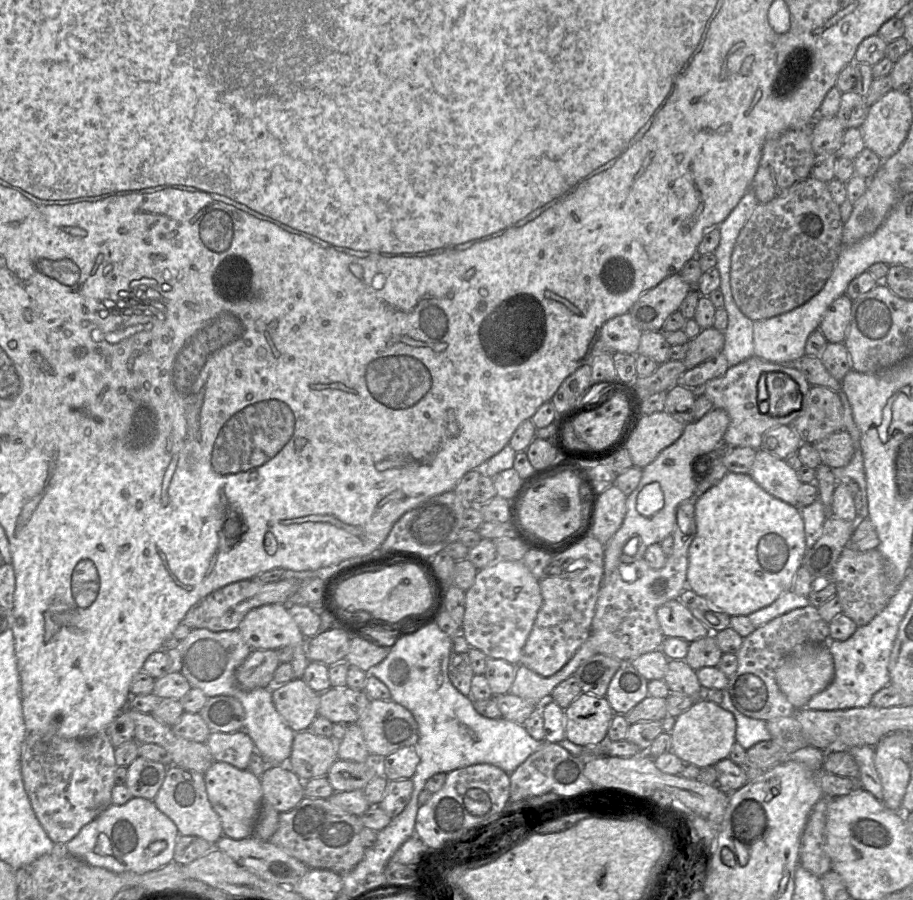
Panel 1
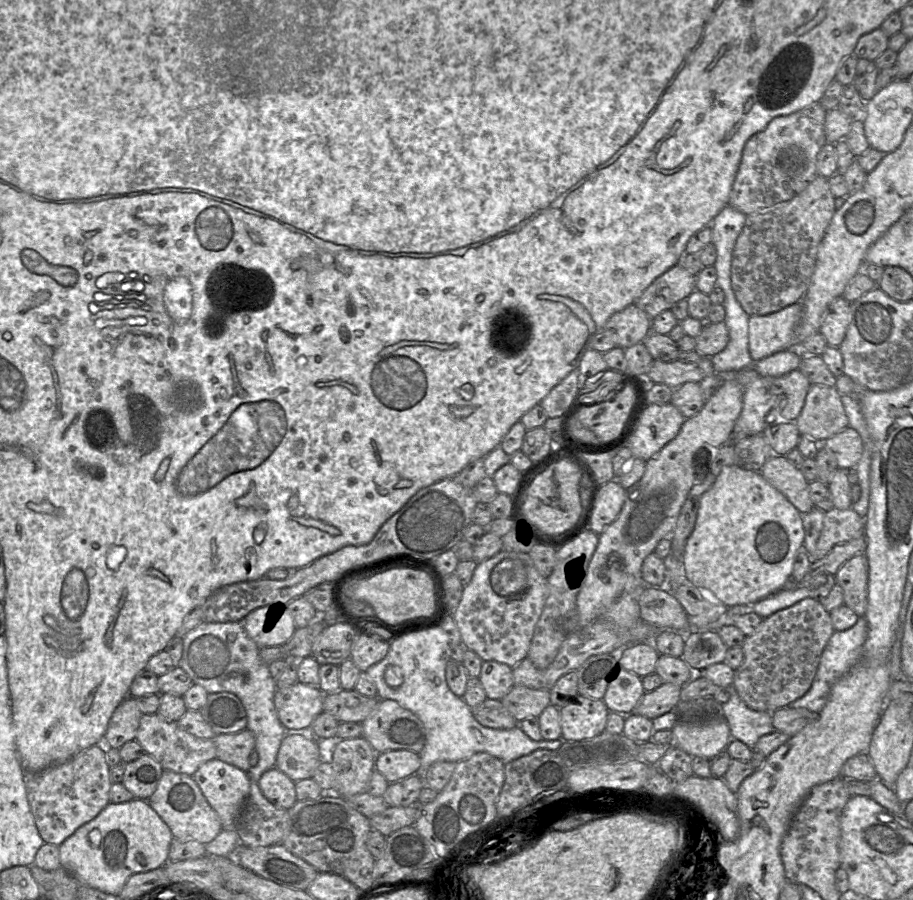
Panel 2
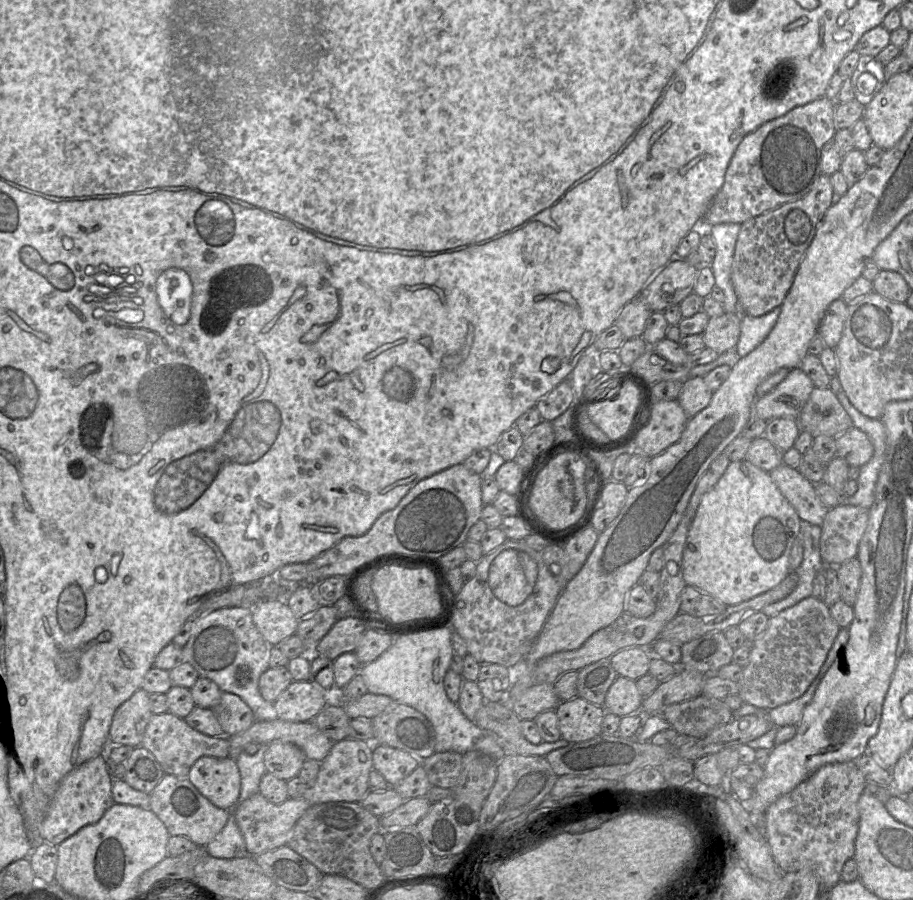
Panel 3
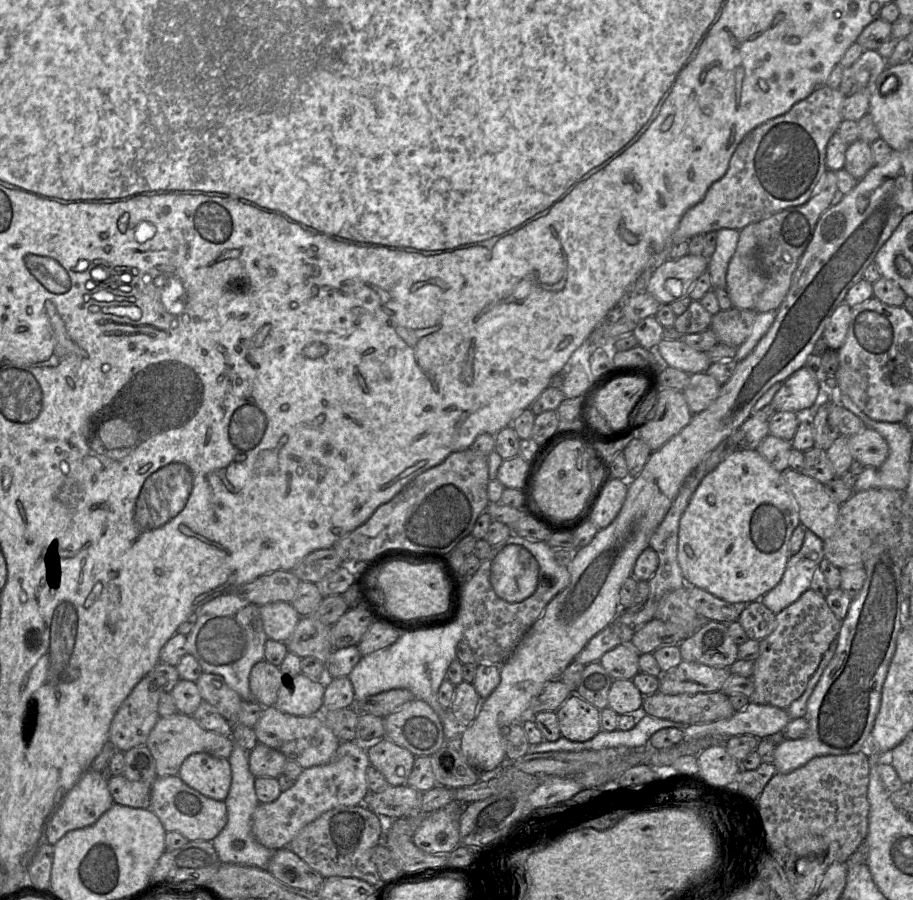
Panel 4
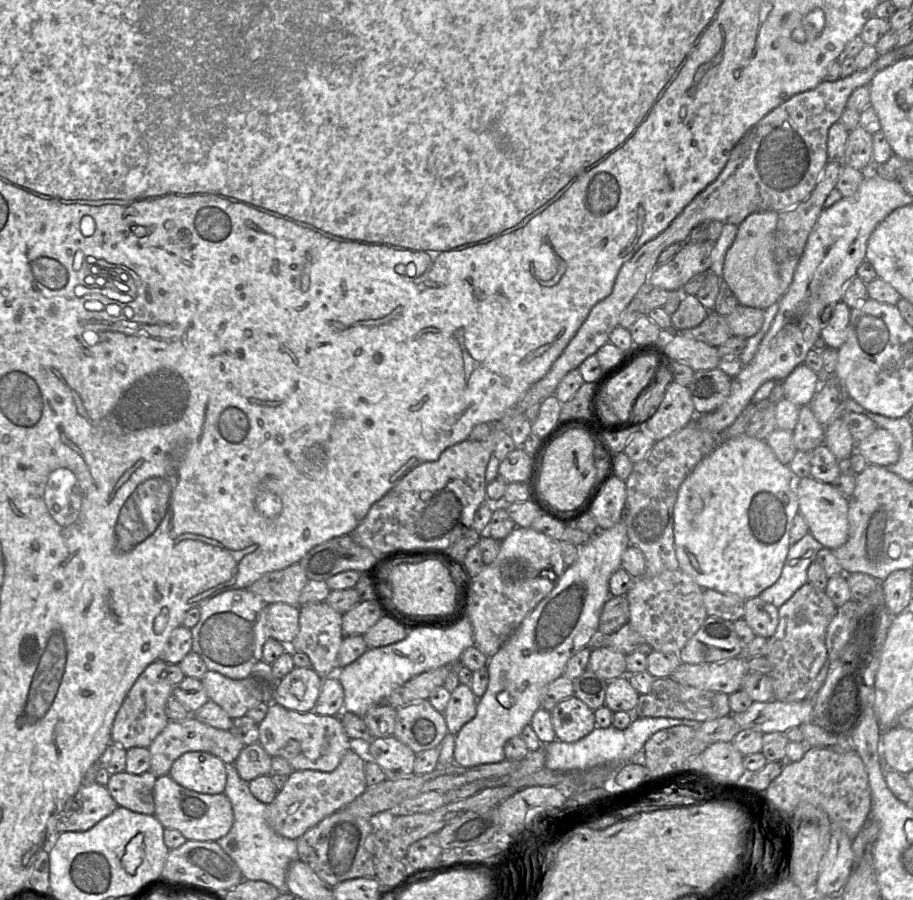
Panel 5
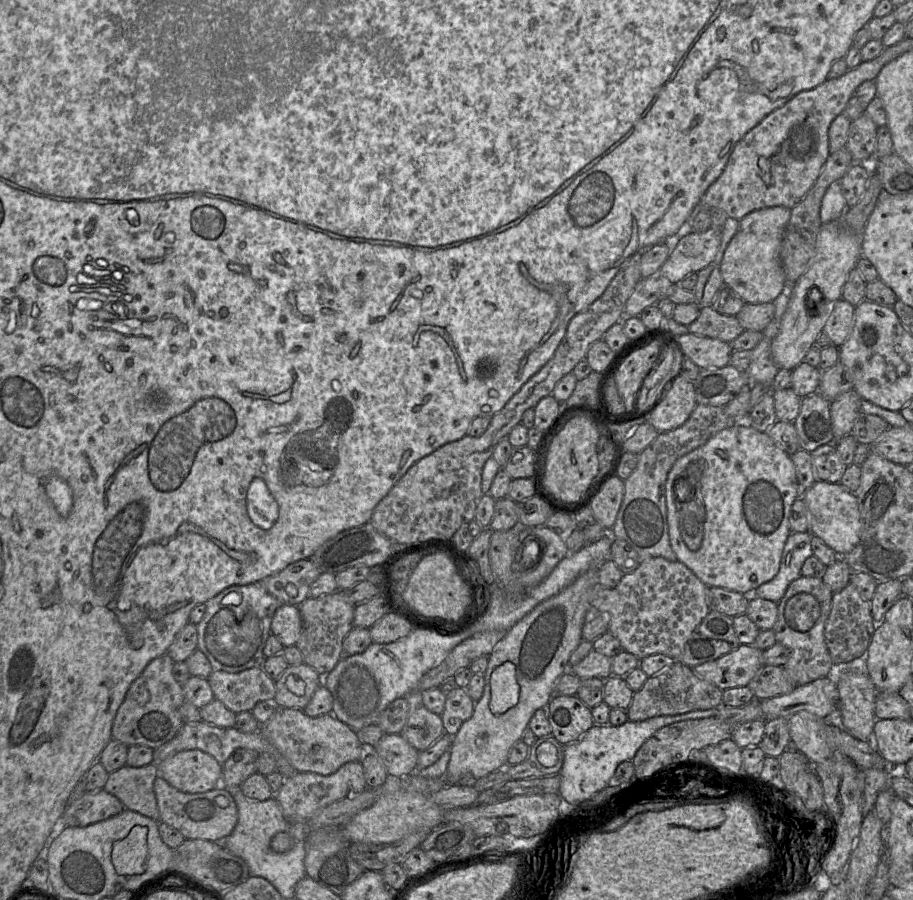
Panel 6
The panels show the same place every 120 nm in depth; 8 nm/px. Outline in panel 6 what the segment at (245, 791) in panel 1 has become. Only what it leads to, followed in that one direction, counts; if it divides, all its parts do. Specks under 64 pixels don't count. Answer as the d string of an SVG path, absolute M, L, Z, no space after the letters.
M198 749L178 752L155 764L159 776L181 792L204 793L221 783L222 765Z

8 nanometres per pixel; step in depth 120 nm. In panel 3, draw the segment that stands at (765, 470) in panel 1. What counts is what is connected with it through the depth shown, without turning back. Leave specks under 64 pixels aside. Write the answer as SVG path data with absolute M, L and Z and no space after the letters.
M784 463L770 471L769 474L801 520L819 526L823 524L829 508L819 499L815 484L806 479L798 469Z

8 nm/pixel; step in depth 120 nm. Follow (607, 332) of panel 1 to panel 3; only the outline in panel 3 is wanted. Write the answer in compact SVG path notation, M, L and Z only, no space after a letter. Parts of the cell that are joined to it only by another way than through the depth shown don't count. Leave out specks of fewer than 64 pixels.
M638 296L621 309L615 319L615 325L621 330L625 339L642 337L651 313L648 305Z

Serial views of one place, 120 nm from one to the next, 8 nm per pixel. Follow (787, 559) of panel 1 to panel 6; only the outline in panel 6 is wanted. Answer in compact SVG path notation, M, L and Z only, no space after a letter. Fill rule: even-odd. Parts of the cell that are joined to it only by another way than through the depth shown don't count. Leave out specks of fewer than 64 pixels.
M736 422L732 426L717 432L702 446L678 458L668 472L665 484L665 498L671 548L677 560L686 565L706 586L724 588L742 593L748 597L748 595L754 593L756 588L773 579L778 573L785 543L792 532L789 526L791 507L800 496L801 489L791 456L783 451L767 432L758 431L746 422ZM696 459L704 460L699 463L701 466L699 470L696 470L697 465L692 462Z

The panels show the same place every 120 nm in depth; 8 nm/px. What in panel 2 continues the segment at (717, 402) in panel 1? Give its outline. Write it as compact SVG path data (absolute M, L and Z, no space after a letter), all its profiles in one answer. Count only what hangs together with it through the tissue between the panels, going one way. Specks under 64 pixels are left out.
M752 368L730 375L743 387L743 408L736 421L733 437L748 437L762 434L770 425L781 422L795 422L800 415L807 393L812 385L800 369L780 377L763 377Z

